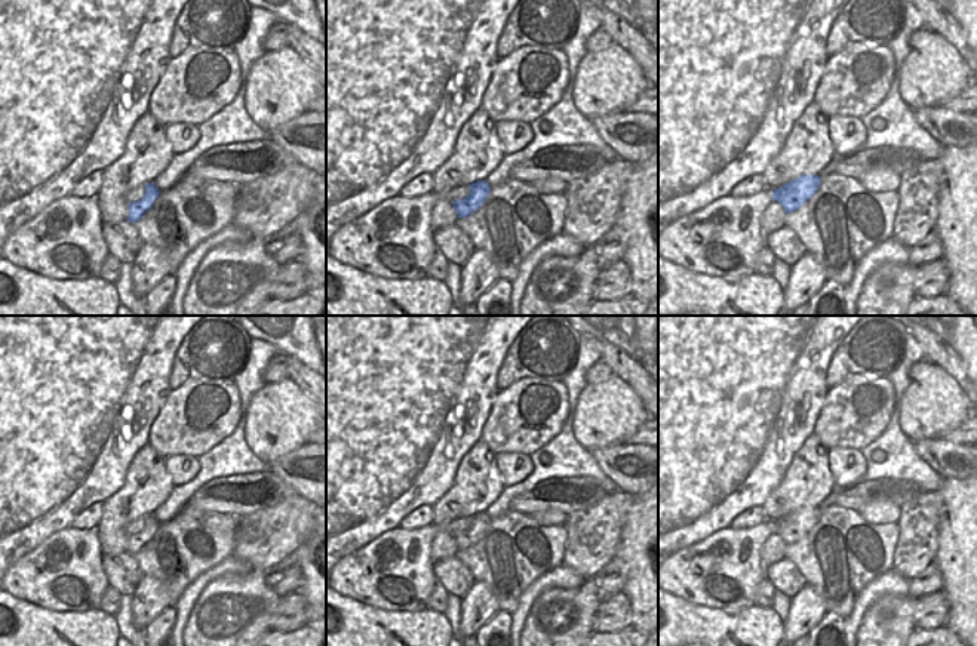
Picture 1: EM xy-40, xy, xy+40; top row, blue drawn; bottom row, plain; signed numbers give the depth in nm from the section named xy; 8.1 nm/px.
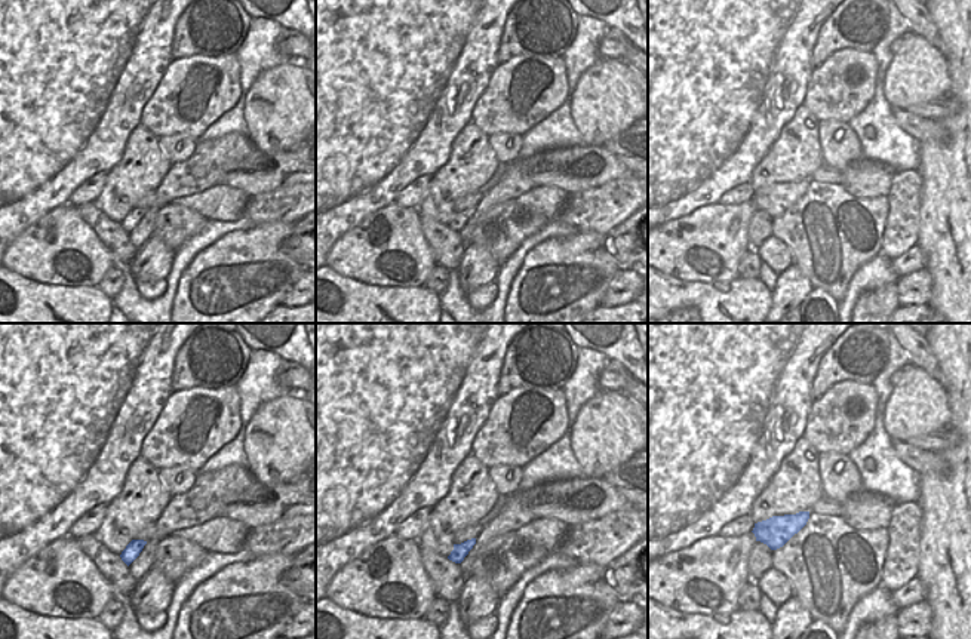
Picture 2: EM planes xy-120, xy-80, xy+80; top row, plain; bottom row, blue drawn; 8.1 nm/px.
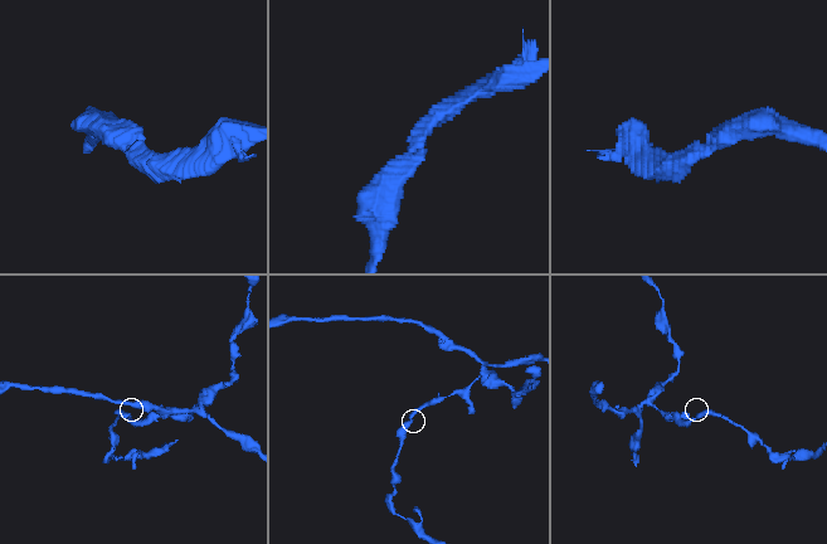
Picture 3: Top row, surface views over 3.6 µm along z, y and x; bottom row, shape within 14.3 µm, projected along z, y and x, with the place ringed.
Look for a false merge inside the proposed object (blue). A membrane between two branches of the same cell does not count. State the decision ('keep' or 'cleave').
keep

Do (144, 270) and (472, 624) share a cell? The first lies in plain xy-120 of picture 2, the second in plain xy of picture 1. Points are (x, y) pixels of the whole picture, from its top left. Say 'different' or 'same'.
same

